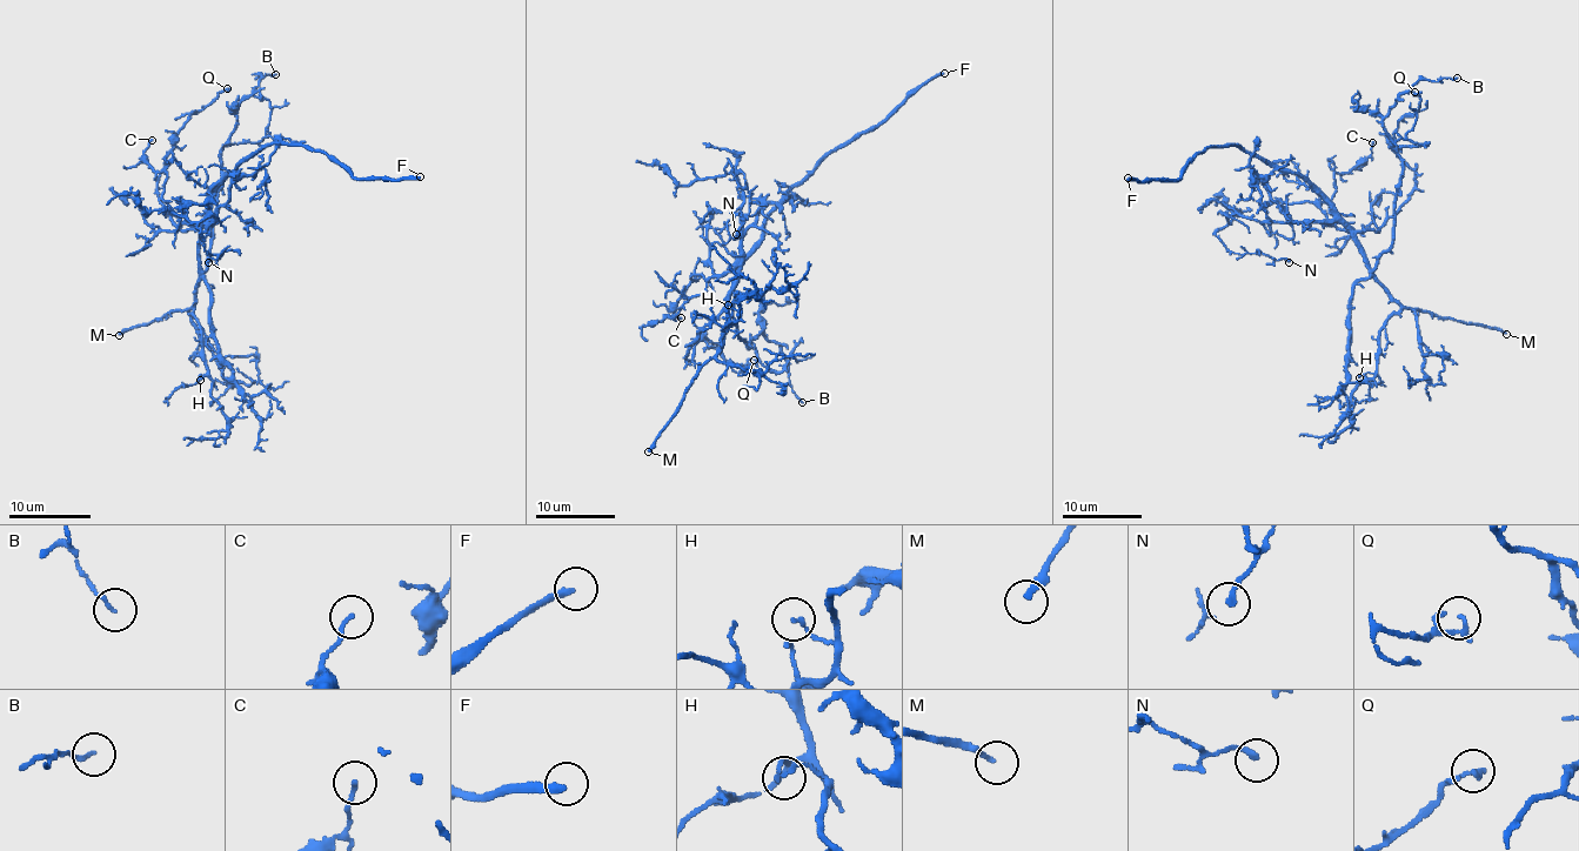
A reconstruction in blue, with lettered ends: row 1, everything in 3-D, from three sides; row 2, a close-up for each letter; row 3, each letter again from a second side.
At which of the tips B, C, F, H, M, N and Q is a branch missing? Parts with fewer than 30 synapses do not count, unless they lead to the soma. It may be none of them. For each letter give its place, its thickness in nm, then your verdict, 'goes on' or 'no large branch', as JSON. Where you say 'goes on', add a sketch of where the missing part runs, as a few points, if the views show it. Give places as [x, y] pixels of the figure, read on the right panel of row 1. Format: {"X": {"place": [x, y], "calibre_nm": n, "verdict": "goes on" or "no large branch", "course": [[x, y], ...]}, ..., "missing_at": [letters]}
{"B": {"place": [1457, 78], "calibre_nm": 140, "verdict": "no large branch"}, "C": {"place": [1372, 142], "calibre_nm": 140, "verdict": "no large branch"}, "F": {"place": [1128, 178], "calibre_nm": 240, "verdict": "goes on"}, "H": {"place": [1359, 377], "calibre_nm": 140, "verdict": "no large branch"}, "M": {"place": [1506, 334], "calibre_nm": 200, "verdict": "goes on"}, "N": {"place": [1289, 262], "calibre_nm": 160, "verdict": "no large branch"}, "Q": {"place": [1414, 92], "calibre_nm": 150, "verdict": "no large branch"}, "missing_at": ["F", "M"]}

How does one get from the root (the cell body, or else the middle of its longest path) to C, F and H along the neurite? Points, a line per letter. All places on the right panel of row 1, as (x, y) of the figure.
C: (1343, 218), (1326, 222), (1335, 222), (1329, 209), (1335, 192), (1333, 175), (1360, 163), (1371, 154), (1372, 142)
F: (1343, 218), (1297, 174), (1277, 169), (1239, 146), (1208, 148), (1188, 163), (1177, 180), (1141, 182), (1128, 178)
H: (1343, 218), (1363, 262), (1400, 308), (1380, 332), (1377, 374), (1372, 377), (1363, 374), (1359, 377)

